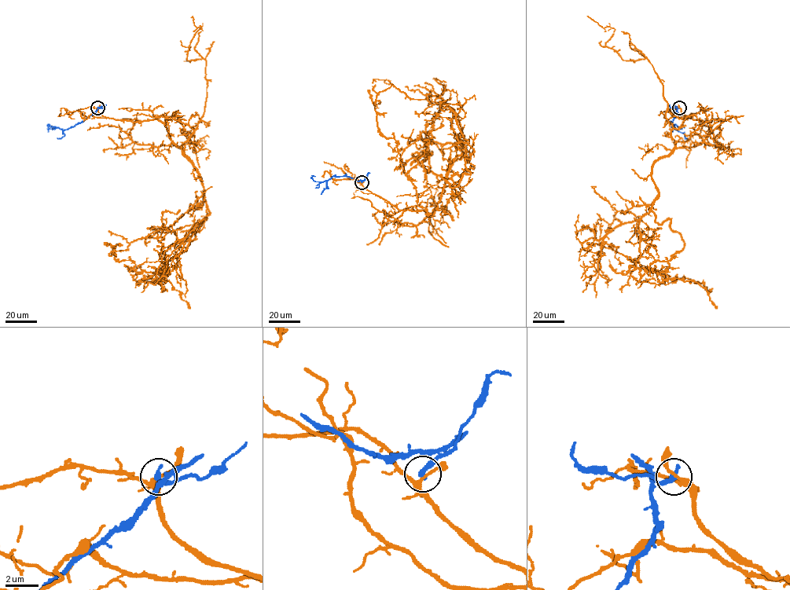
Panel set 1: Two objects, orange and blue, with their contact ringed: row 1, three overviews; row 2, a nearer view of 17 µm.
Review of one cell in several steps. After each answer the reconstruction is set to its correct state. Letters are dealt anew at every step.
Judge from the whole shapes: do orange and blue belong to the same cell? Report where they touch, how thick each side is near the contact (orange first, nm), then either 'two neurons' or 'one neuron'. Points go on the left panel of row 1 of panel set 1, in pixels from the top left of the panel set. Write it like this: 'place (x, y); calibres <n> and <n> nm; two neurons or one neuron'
place (97, 108); calibres 220 and 400 nm; two neurons

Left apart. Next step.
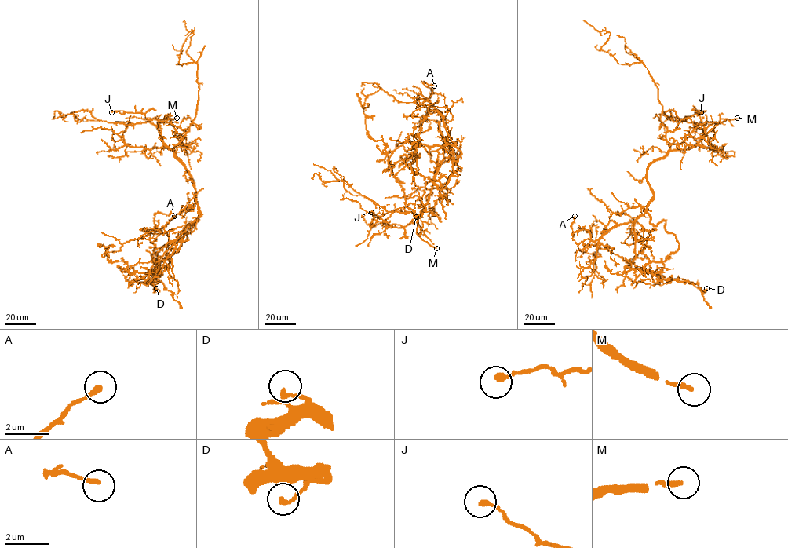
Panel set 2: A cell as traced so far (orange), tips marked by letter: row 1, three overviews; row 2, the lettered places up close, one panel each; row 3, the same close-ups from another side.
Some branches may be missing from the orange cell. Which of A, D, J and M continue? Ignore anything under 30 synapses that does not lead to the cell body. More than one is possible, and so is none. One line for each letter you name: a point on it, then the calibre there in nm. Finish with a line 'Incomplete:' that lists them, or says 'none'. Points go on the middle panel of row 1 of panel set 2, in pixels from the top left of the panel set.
M: at (436, 248); 200 nm thick
Incomplete: M

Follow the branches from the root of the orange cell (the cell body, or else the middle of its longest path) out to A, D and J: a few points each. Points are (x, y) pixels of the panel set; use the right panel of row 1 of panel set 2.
A: (650, 186), (653, 199), (643, 214), (612, 227), (594, 241), (584, 228), (573, 231), (574, 216)
D: (650, 186), (650, 223), (665, 221), (679, 243), (655, 275), (706, 288)
J: (650, 186), (647, 169), (652, 162), (701, 139), (704, 127), (697, 113), (705, 111), (701, 112)

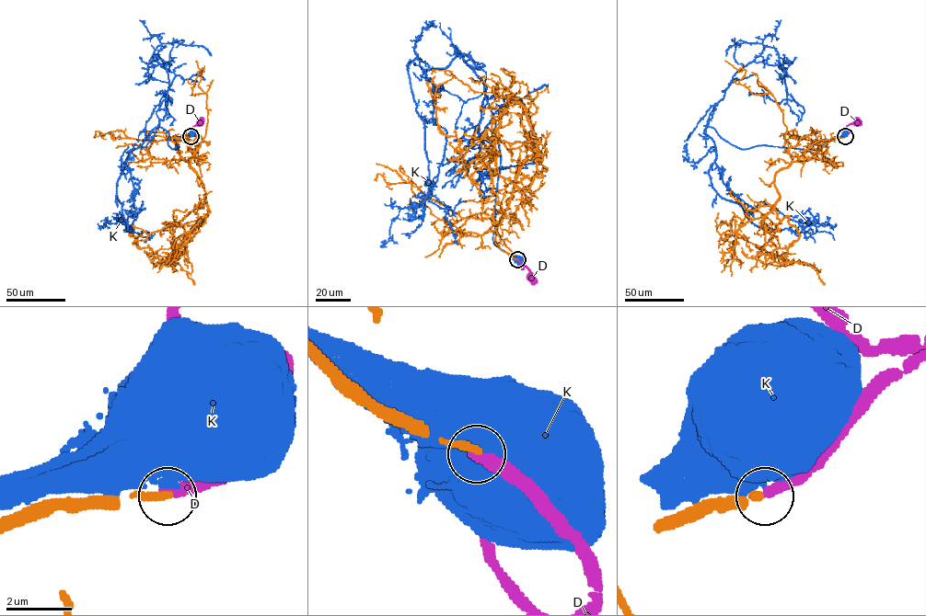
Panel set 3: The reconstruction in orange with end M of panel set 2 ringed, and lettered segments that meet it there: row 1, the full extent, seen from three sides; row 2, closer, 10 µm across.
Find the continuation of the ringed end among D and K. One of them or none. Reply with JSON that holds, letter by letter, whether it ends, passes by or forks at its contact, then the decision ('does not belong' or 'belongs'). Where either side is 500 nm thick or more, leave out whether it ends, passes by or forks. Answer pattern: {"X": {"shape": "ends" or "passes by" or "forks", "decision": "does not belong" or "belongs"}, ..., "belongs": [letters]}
{"D": {"shape": "ends", "decision": "belongs"}, "K": {"decision": "does not belong"}, "belongs": ["D"]}

